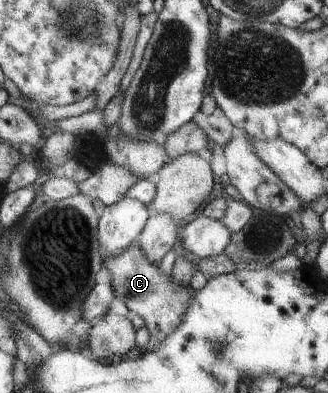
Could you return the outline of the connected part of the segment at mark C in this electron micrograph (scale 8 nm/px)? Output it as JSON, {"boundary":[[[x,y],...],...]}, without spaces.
{"boundary":[[[134,242],[116,257],[103,257],[102,264],[110,274],[113,294],[120,297],[125,307],[144,320],[149,338],[142,350],[154,351],[166,335],[170,335],[184,319],[184,311],[190,305],[193,290],[187,285],[176,285],[170,275],[158,271],[158,264],[148,263],[140,247]]]}

